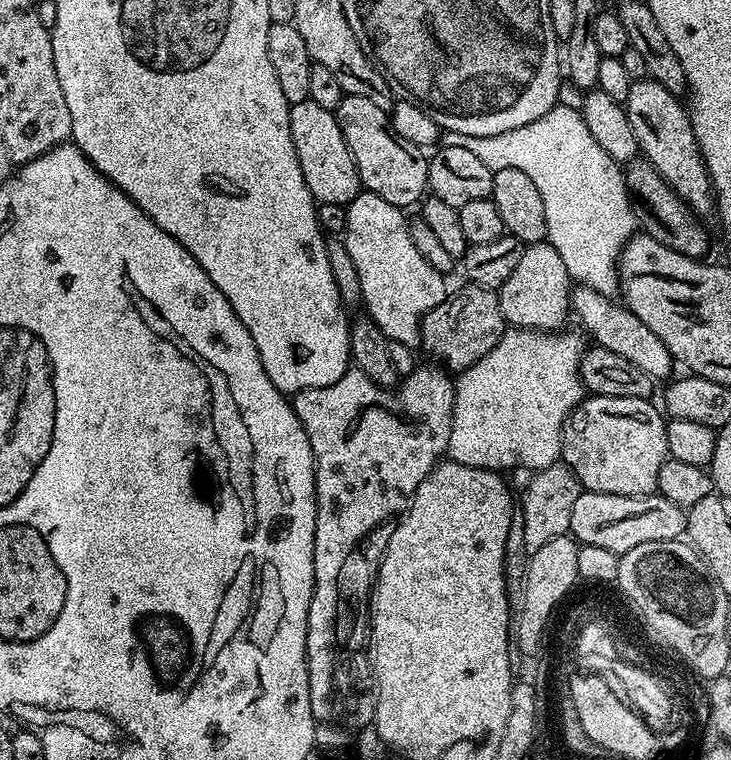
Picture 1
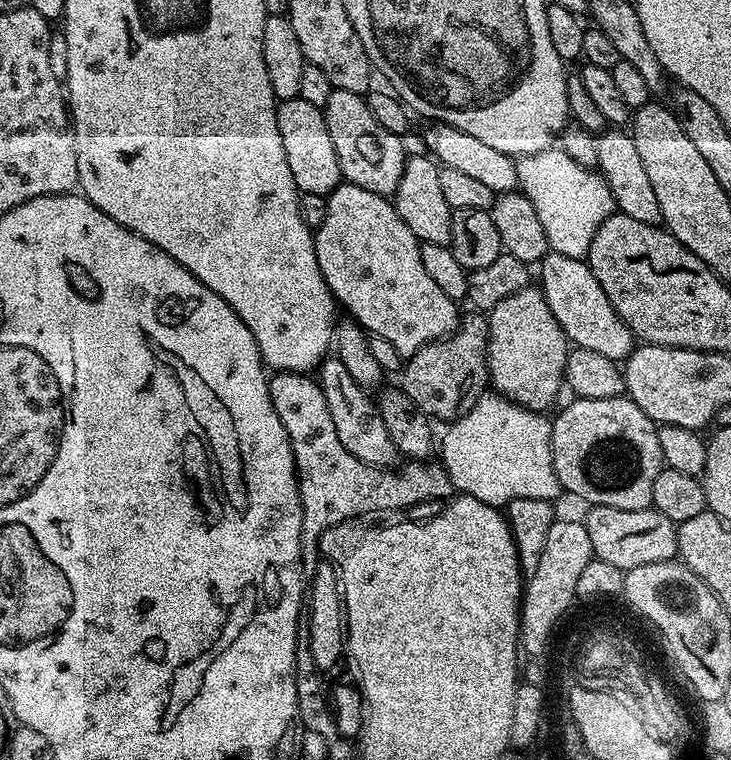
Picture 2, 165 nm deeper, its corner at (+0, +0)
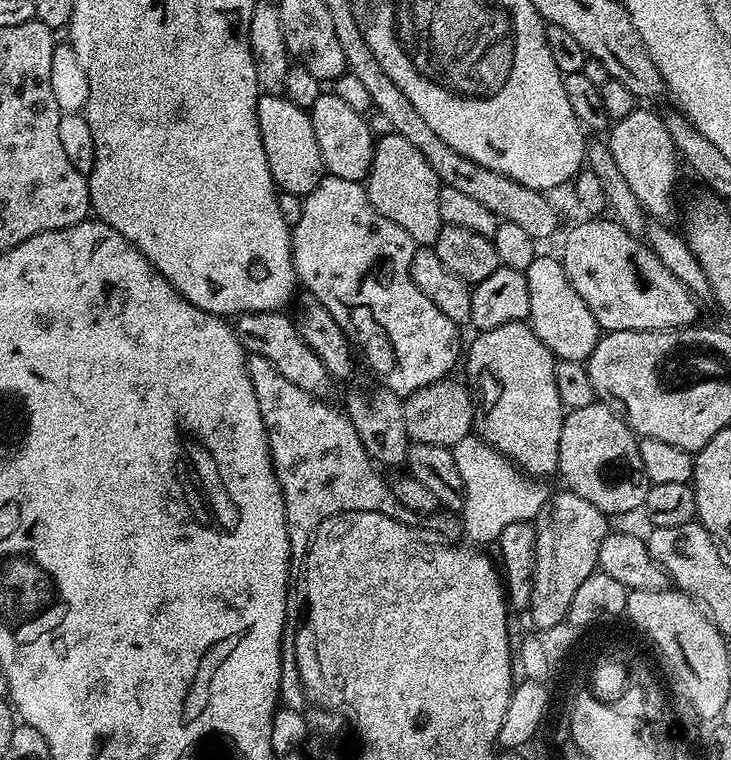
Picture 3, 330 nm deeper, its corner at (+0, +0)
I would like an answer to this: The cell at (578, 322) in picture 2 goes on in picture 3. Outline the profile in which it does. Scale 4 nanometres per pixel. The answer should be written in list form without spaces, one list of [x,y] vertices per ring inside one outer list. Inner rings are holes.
[[[538,254],[534,262],[530,262],[524,277],[526,286],[530,288],[530,314],[527,323],[532,325],[534,334],[542,338],[544,345],[557,360],[587,361],[594,346],[600,341],[602,330],[594,314],[590,314],[590,306],[586,306],[586,302],[578,298],[574,286],[570,286],[570,278],[566,278],[563,263],[557,257],[555,260],[552,256]]]

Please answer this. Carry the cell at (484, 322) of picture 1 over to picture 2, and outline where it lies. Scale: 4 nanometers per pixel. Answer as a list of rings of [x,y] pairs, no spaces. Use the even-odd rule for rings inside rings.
[[[465,315],[461,319],[459,328],[451,336],[443,340],[434,340],[432,343],[422,346],[414,355],[407,357],[404,371],[399,373],[398,384],[402,391],[433,421],[451,422],[466,414],[485,395],[490,384],[488,375],[488,322],[483,315]]]

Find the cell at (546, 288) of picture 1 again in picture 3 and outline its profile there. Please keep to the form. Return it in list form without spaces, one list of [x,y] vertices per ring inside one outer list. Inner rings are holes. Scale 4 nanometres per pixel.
[[[508,322],[506,326],[496,326],[494,330],[480,332],[477,337],[477,340],[466,348],[467,383],[480,387],[480,396],[478,392],[478,399],[472,410],[475,435],[511,460],[521,472],[533,478],[548,478],[548,475],[555,473],[560,466],[560,443],[566,415],[564,403],[562,398],[558,398],[558,388],[554,383],[556,357],[544,345],[542,338],[534,334],[532,325],[527,322]]]

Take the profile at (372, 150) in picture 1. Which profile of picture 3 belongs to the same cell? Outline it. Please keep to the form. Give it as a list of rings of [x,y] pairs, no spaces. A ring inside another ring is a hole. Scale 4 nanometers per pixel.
[[[332,90],[321,91],[318,102],[314,102],[314,106],[310,110],[310,115],[314,122],[314,138],[318,138],[318,150],[322,150],[325,173],[357,182],[367,181],[368,171],[376,149],[374,131],[369,121],[361,113],[354,111],[347,102],[342,102],[342,98],[338,98],[335,91]]]

